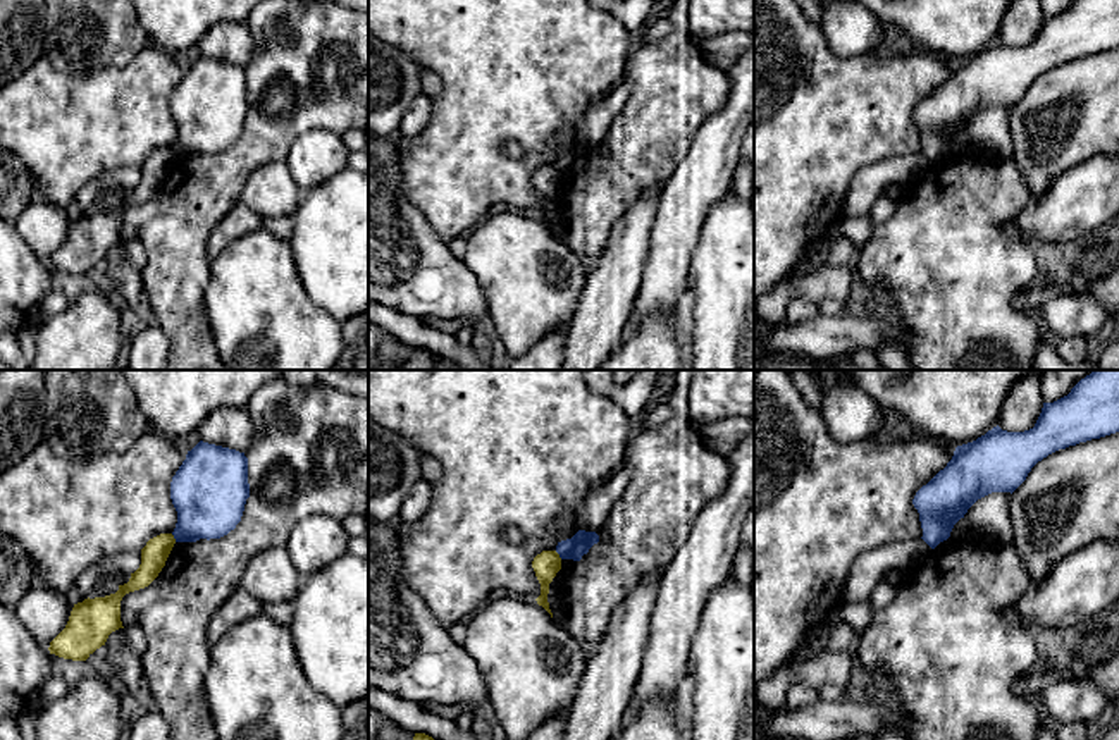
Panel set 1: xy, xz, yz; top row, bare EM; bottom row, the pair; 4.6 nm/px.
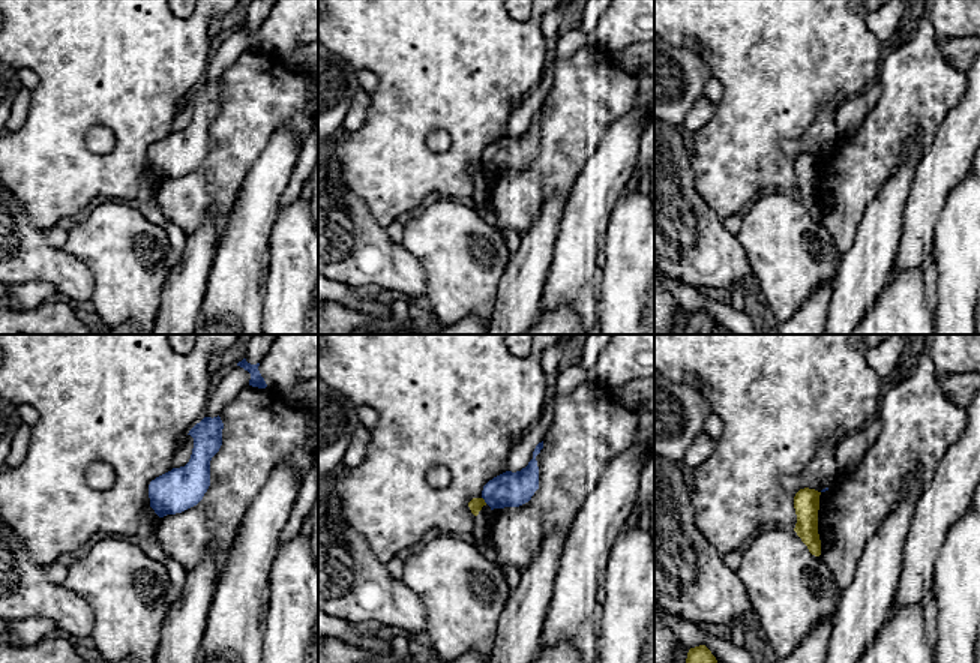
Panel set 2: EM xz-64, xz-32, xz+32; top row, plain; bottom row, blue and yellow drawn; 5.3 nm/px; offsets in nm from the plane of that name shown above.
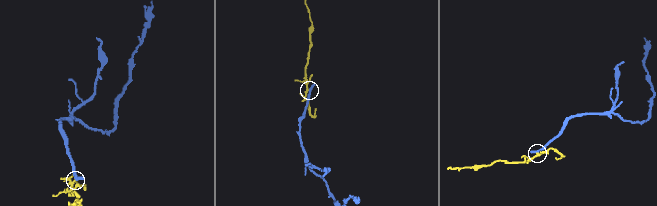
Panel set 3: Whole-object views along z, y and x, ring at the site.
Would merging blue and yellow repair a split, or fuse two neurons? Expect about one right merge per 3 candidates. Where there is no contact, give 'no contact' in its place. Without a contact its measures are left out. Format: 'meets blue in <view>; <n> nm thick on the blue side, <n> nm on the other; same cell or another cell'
meets blue in xy; 340 nm thick on the blue side, 120 nm on the other; another cell

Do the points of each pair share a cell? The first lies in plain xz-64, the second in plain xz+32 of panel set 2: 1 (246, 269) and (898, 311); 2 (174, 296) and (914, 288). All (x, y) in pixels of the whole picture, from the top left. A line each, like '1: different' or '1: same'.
1: different
2: different

